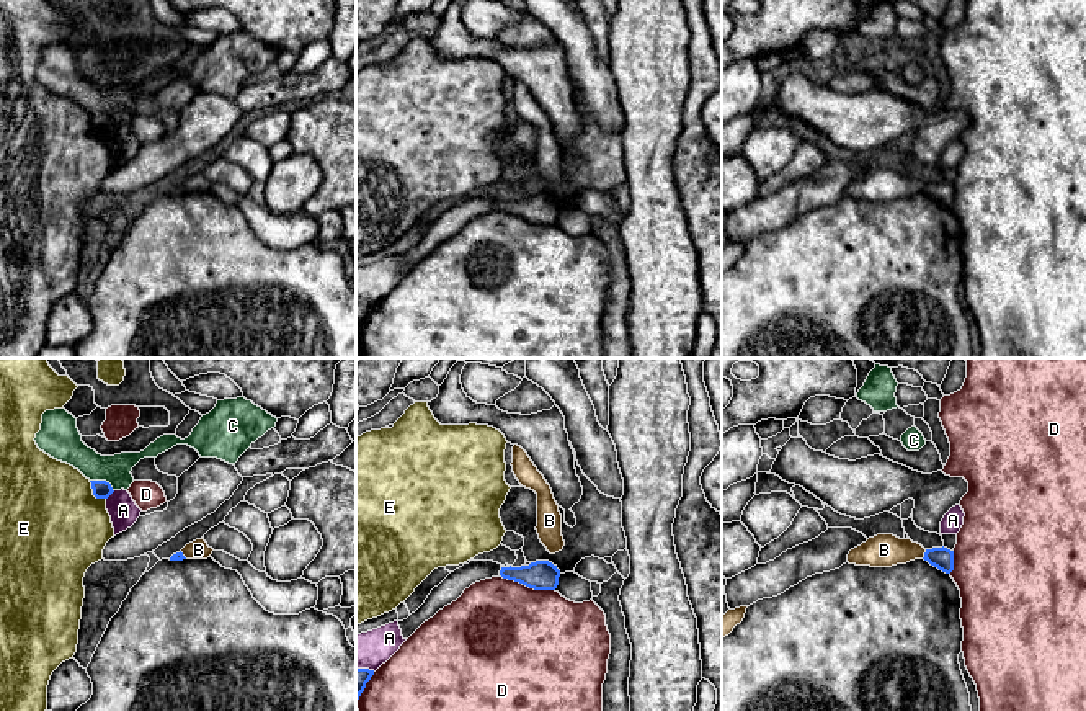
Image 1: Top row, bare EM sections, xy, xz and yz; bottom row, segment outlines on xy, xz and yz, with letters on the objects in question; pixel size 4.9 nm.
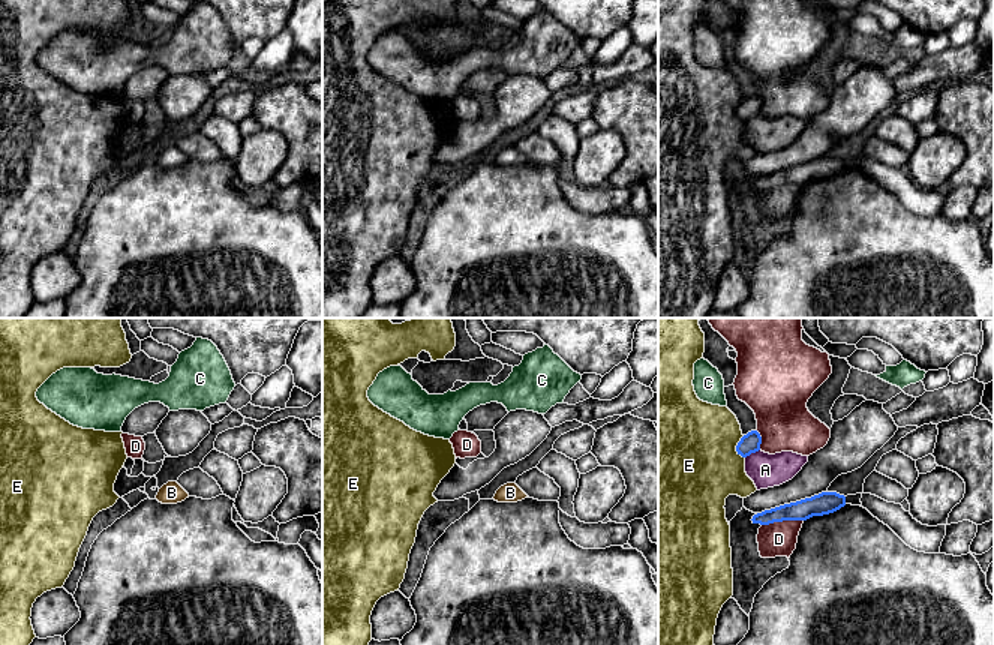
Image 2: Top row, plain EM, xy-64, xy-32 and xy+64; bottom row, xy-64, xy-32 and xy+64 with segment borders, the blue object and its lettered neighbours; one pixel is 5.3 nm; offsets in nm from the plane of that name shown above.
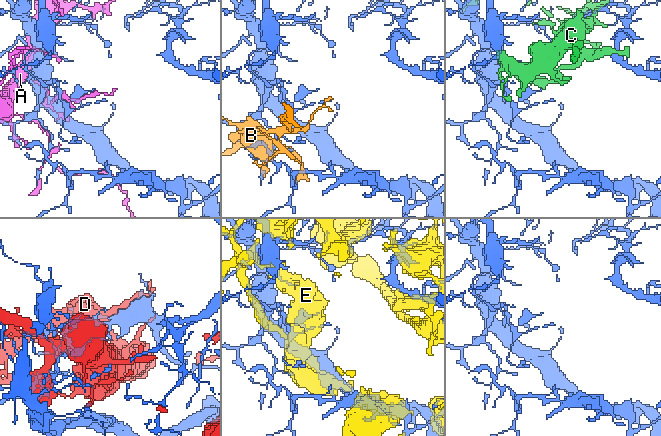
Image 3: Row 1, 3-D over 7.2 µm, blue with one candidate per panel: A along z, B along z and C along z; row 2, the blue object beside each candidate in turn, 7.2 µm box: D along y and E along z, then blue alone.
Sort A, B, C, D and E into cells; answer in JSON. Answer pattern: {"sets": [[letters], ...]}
{"sets": [["A"], ["B"], ["C"], ["D"], ["E"]]}

